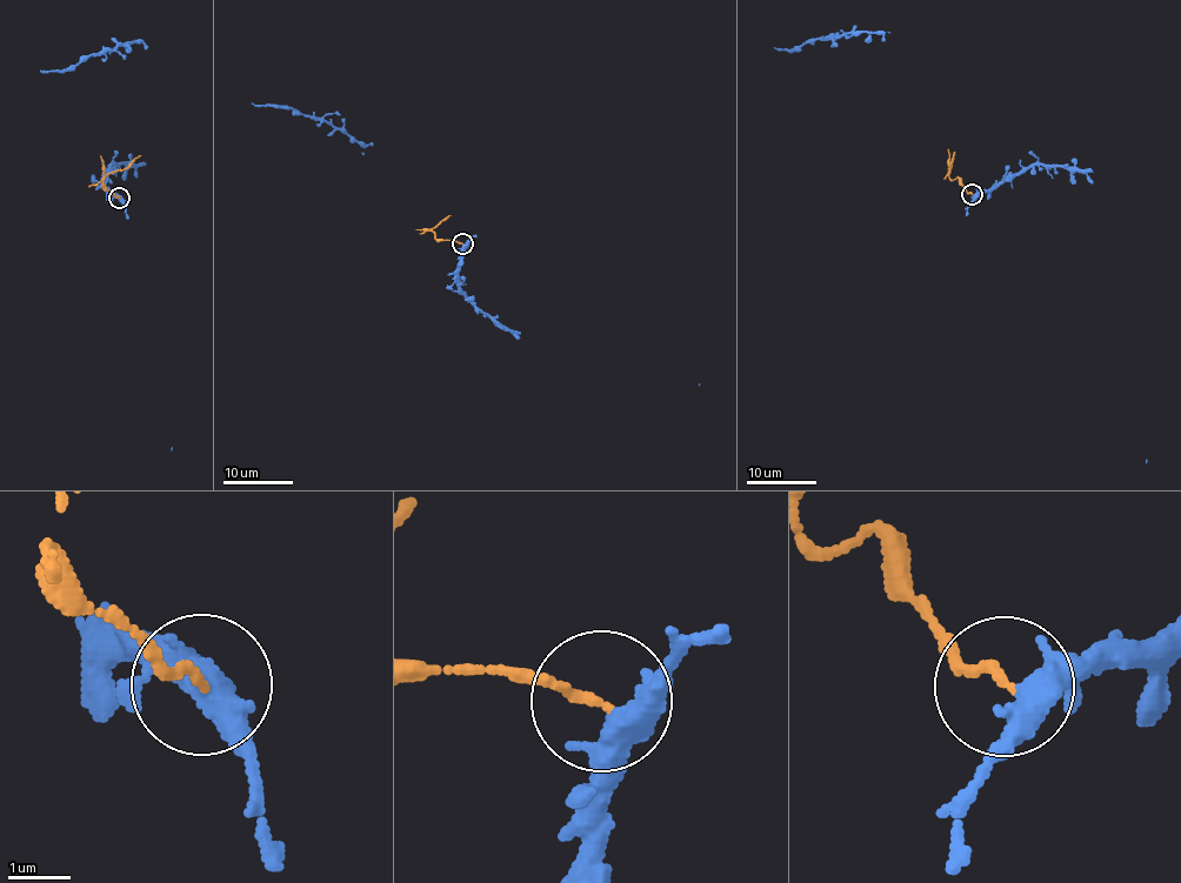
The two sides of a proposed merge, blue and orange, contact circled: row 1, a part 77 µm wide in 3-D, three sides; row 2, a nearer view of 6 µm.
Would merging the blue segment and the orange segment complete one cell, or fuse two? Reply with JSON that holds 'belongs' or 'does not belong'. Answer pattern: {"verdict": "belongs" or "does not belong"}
{"verdict": "does not belong"}

